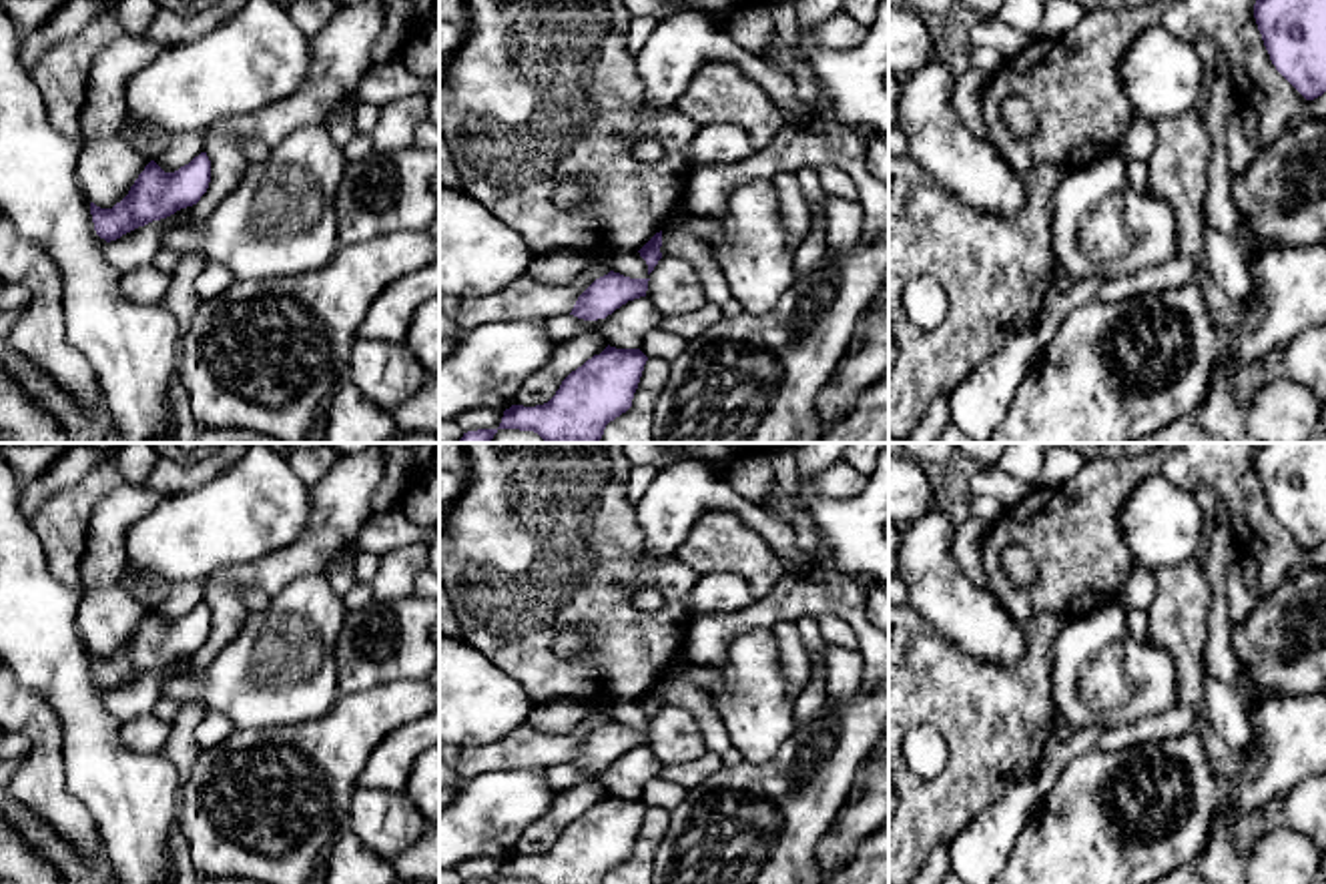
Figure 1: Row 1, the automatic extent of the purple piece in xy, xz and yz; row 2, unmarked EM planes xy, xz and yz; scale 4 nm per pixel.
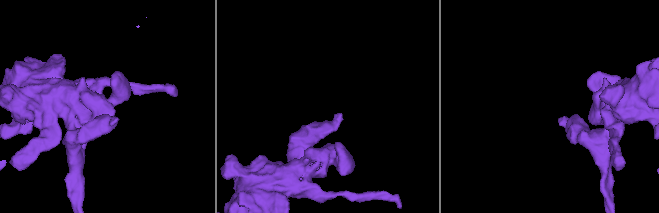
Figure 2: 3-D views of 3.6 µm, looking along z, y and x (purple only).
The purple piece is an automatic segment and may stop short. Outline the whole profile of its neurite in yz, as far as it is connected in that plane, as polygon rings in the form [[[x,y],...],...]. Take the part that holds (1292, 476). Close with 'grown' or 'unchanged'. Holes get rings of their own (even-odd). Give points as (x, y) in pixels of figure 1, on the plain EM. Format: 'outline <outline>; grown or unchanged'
outline [[[1262,443],[1254,467],[1276,519],[1306,547],[1326,541],[1326,443]]]; unchanged

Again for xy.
outline [[[201,601],[175,621],[164,621],[150,609],[128,643],[112,657],[100,657],[90,651],[94,680],[106,692],[116,690],[138,676],[197,653],[207,641],[209,631],[211,609],[207,601]]]; unchanged

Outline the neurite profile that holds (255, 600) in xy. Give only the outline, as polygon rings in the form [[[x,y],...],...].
[[[241,587],[239,595],[247,611],[263,611],[271,601],[271,595],[257,587]]]

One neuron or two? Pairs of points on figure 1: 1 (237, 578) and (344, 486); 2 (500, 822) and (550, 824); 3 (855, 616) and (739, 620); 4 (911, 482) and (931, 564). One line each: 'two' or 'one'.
1: one
2: two
3: one
4: two

